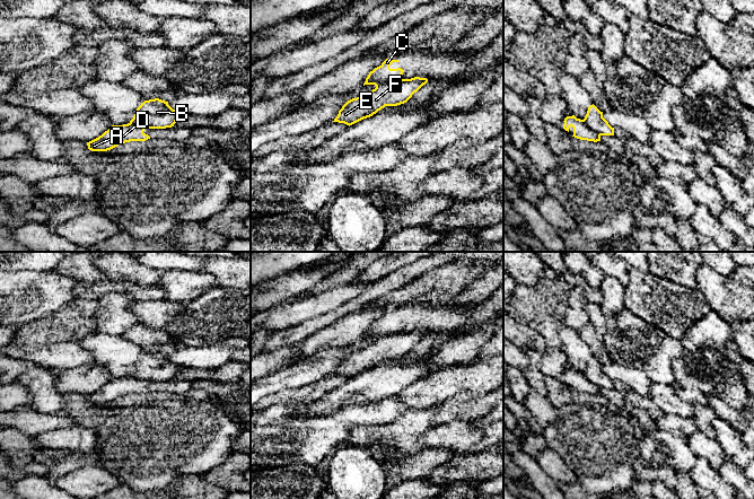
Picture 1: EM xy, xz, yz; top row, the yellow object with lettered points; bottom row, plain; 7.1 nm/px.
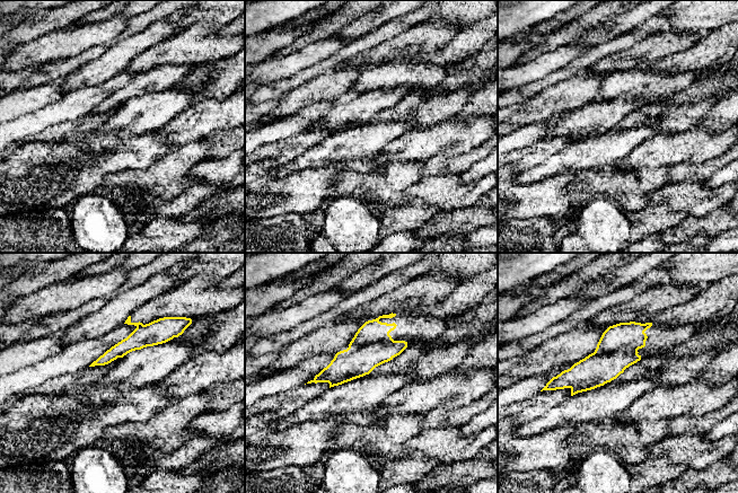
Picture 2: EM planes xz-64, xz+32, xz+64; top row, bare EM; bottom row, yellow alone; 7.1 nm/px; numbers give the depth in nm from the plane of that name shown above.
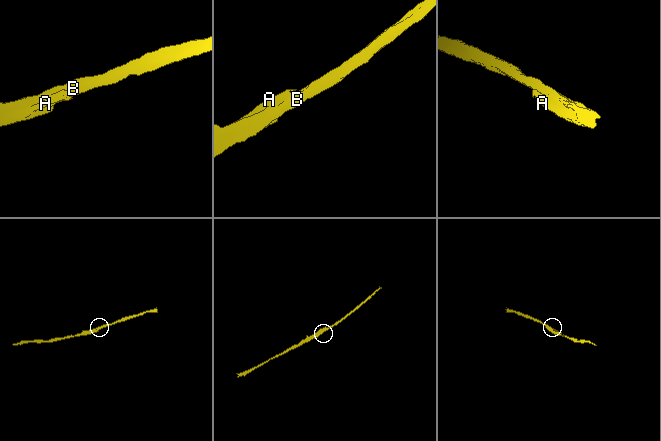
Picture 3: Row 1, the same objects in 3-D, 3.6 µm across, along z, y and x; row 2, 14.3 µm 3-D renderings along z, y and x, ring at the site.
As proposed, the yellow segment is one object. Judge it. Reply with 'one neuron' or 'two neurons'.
two neurons

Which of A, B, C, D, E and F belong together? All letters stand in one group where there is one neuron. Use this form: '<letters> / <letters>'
A C D / B E F

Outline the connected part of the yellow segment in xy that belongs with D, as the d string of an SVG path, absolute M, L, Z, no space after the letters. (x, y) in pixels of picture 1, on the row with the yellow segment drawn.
M130 123L112 125L102 135L87 142L87 146L91 151L107 151L125 142L146 141L150 137L143 132L144 129L142 126L131 125Z

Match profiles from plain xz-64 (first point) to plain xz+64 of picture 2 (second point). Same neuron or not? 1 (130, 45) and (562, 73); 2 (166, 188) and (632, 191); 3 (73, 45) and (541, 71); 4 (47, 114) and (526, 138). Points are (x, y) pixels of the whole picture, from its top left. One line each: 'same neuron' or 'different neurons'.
1: different neurons
2: same neuron
3: same neuron
4: same neuron

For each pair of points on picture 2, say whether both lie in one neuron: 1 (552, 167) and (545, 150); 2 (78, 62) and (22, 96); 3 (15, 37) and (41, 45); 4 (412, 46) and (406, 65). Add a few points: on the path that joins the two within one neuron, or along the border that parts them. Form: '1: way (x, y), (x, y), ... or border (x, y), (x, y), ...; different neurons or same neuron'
1: border (570, 142), (525, 172); different neurons
2: border (59, 81), (19, 88); different neurons
3: border (53, 29), (17, 46), (12, 51); different neurons
4: border (413, 55), (404, 55), (393, 60); different neurons

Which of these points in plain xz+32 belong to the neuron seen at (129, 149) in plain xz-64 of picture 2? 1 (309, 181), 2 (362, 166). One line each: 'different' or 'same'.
1: same
2: same

